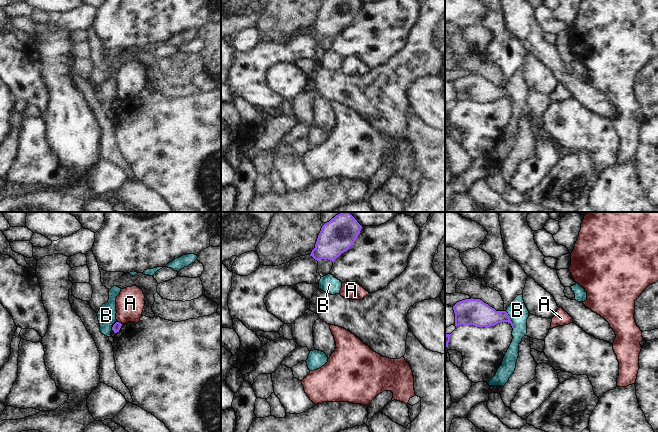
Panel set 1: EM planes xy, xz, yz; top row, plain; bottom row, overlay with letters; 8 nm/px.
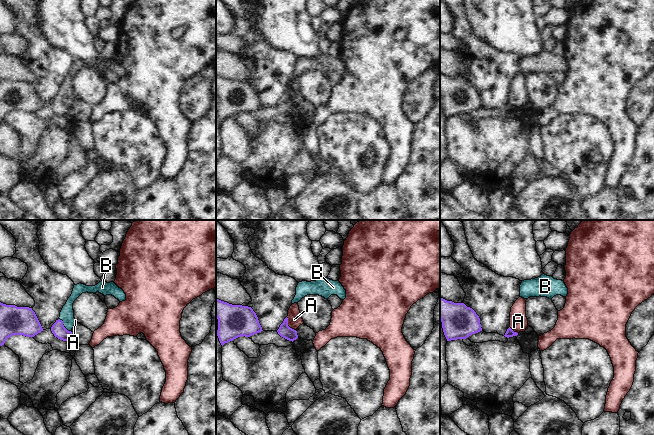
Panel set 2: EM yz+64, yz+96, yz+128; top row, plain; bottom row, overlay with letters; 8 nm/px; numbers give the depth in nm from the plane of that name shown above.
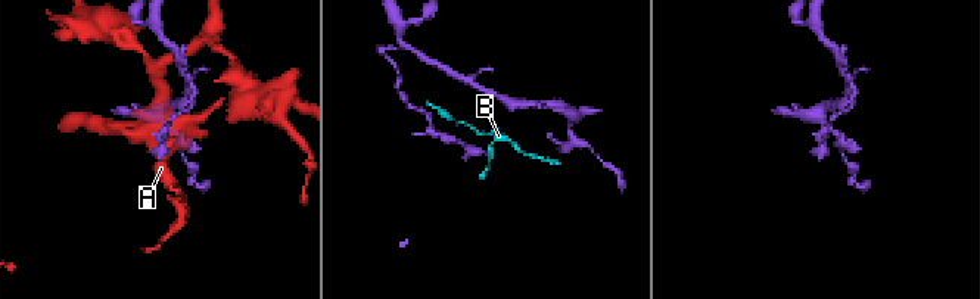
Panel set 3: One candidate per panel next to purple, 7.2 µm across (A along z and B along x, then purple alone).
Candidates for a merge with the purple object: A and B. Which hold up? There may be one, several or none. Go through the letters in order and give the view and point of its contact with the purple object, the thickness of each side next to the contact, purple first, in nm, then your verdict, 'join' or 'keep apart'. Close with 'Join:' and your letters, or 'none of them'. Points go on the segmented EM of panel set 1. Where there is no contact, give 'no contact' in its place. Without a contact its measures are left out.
A: xy (118, 322) | 70/220 nm | keep apart
B: yz (510, 319) | 200/160 nm | keep apart
Join: none of them

